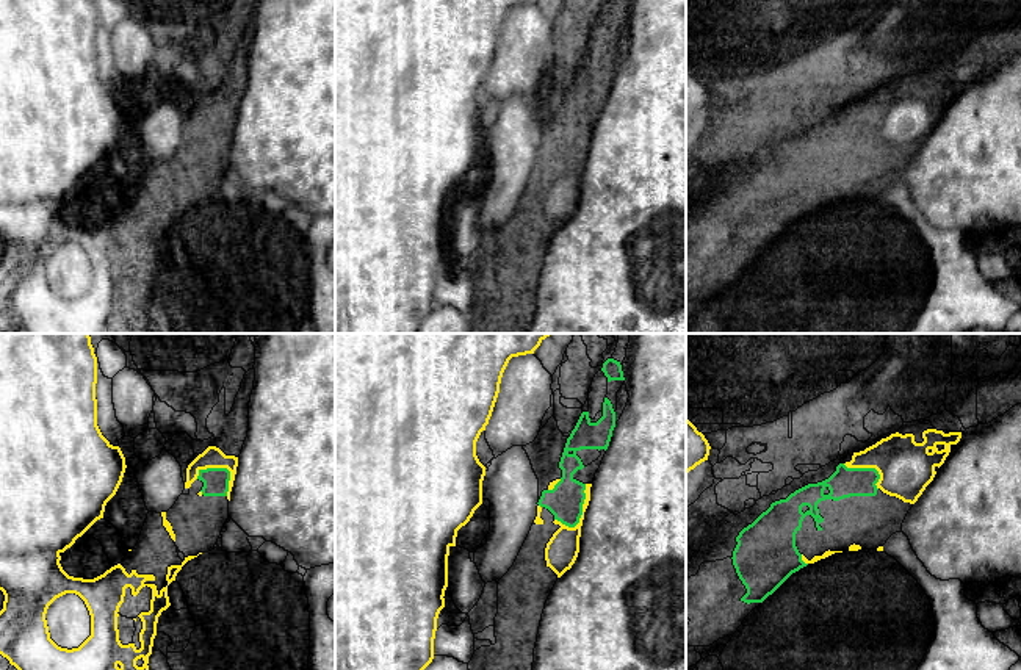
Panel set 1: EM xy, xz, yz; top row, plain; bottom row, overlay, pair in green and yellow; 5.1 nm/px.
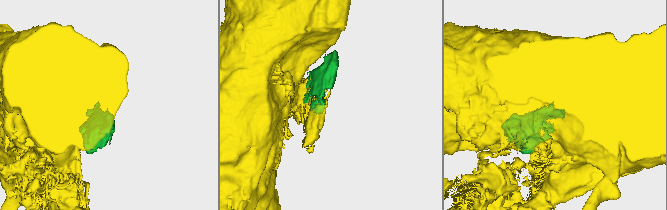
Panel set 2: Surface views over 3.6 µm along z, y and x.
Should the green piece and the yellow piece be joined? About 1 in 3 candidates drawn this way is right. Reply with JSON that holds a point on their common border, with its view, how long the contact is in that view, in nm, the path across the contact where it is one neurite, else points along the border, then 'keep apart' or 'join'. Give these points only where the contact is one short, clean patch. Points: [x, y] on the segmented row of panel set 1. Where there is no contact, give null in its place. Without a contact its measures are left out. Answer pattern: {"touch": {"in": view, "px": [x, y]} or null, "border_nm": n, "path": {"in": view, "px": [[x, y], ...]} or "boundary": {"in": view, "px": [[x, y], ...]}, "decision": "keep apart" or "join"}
{"touch": {"in": "xy", "px": [226, 468]}, "border_nm": 200, "decision": "keep apart"}

